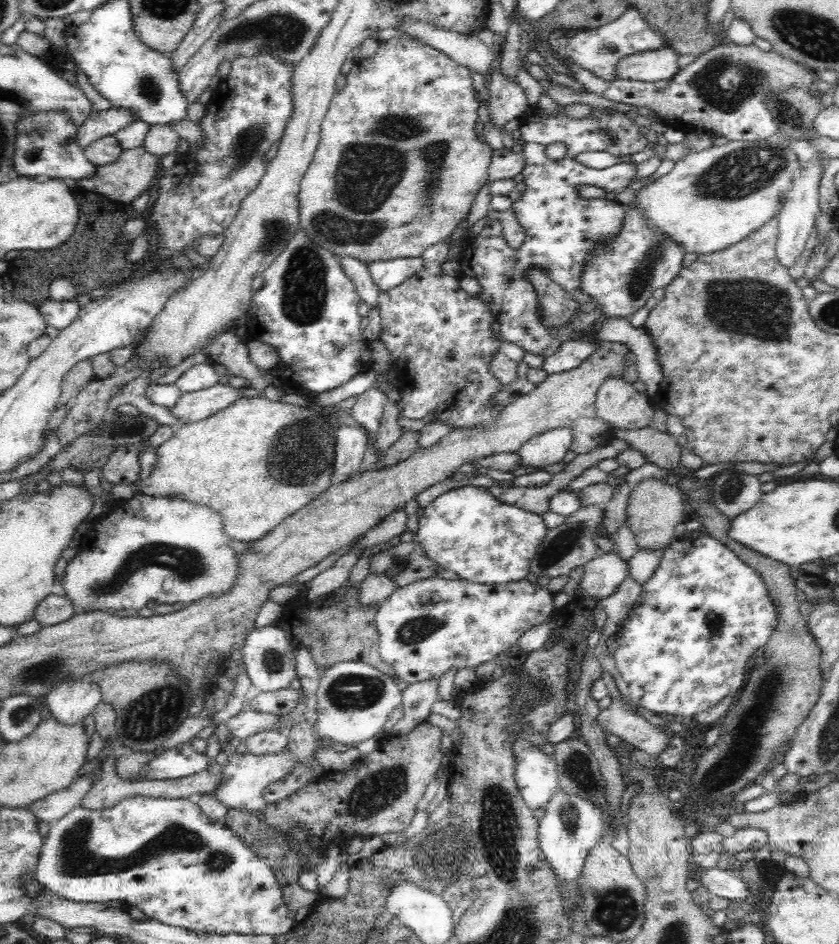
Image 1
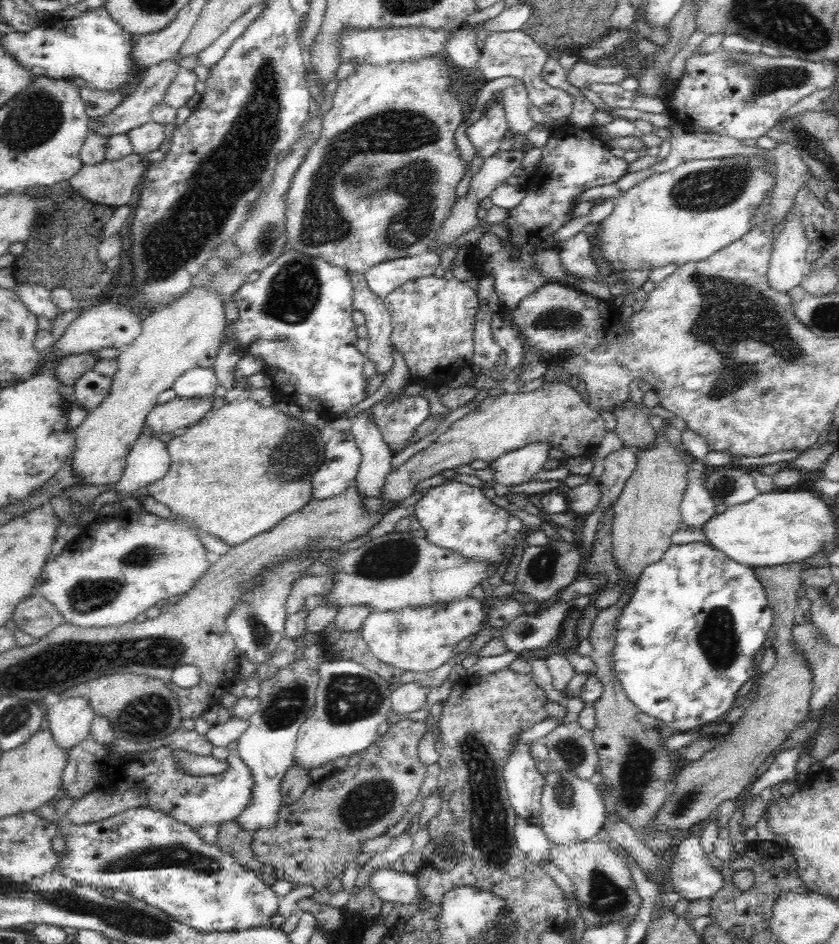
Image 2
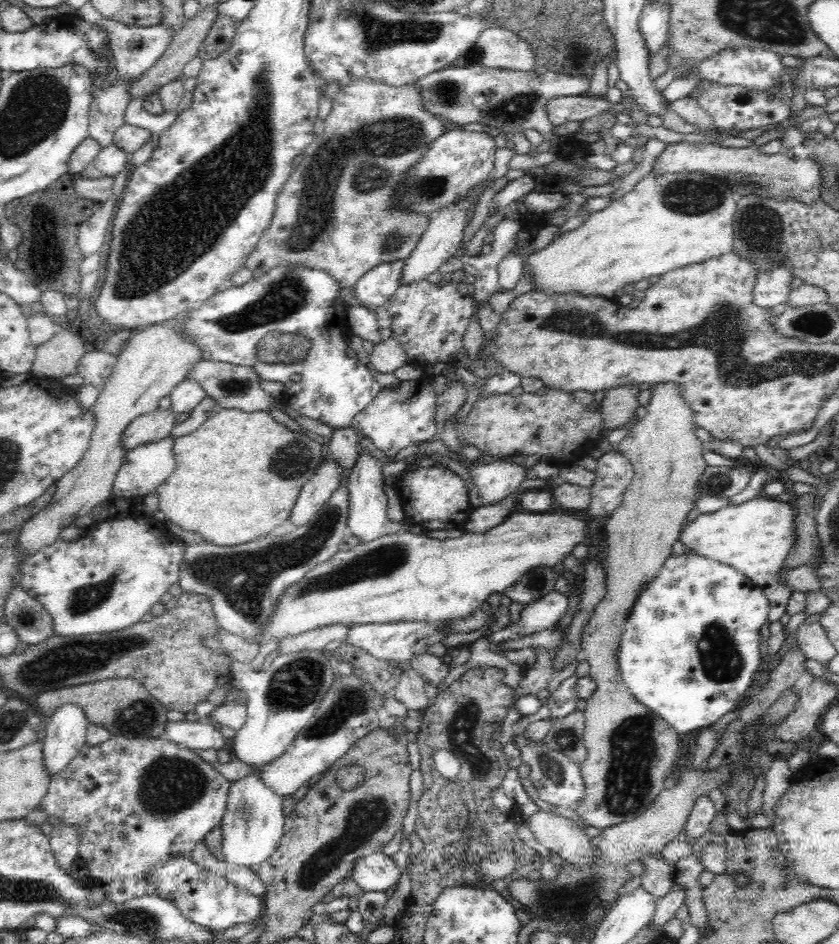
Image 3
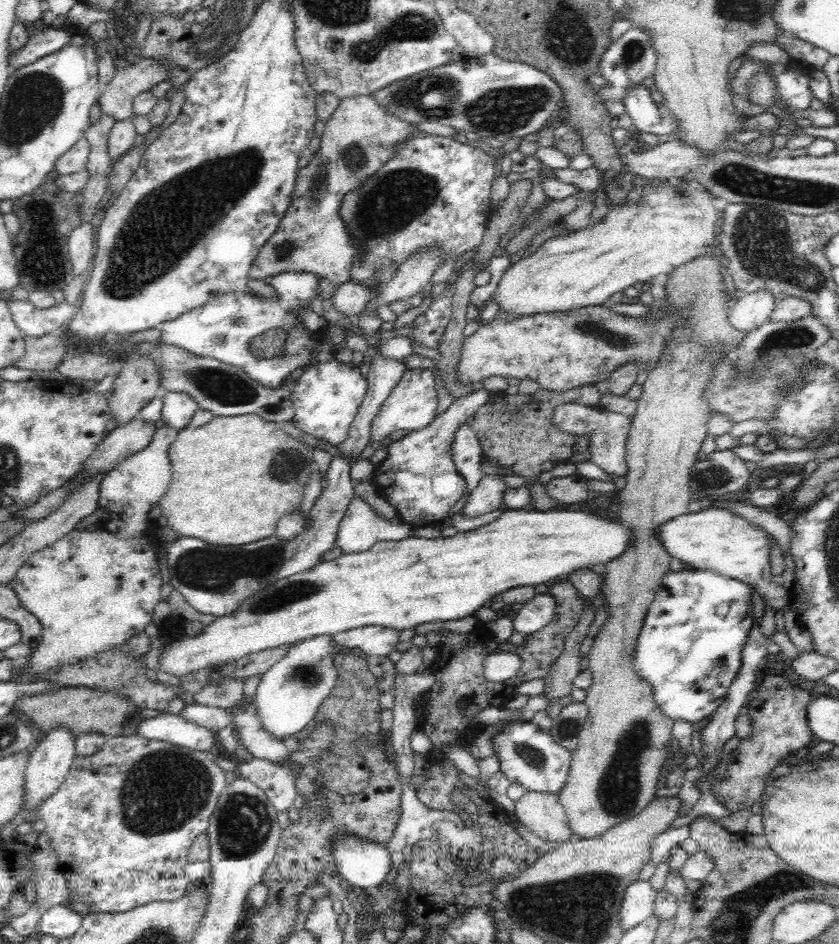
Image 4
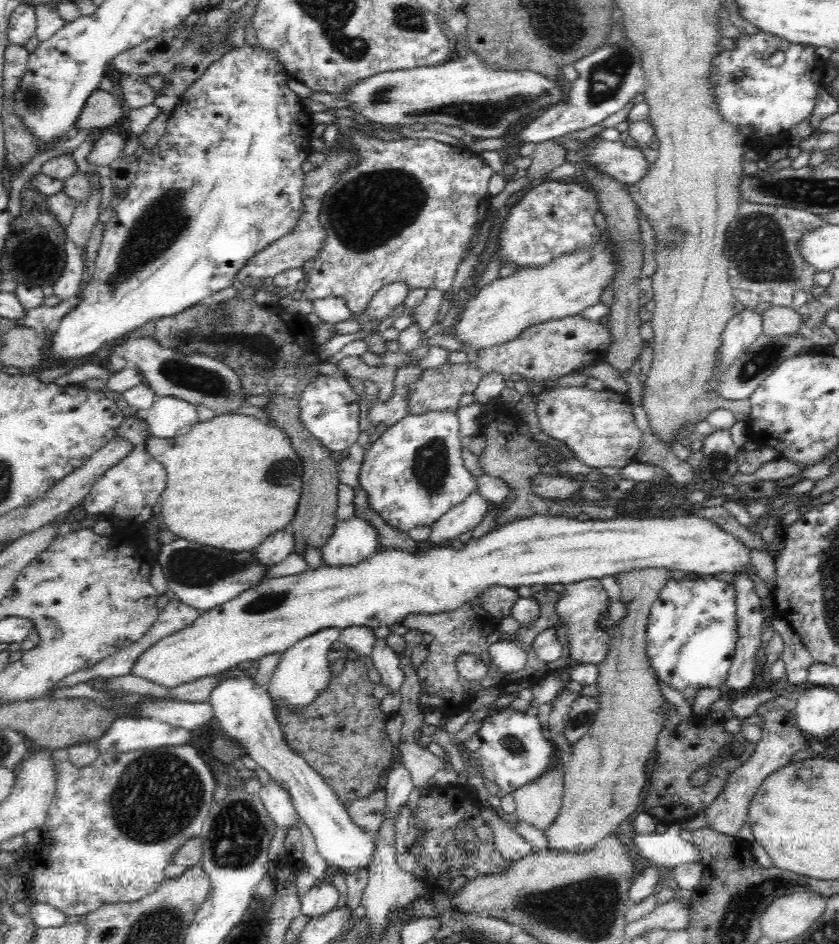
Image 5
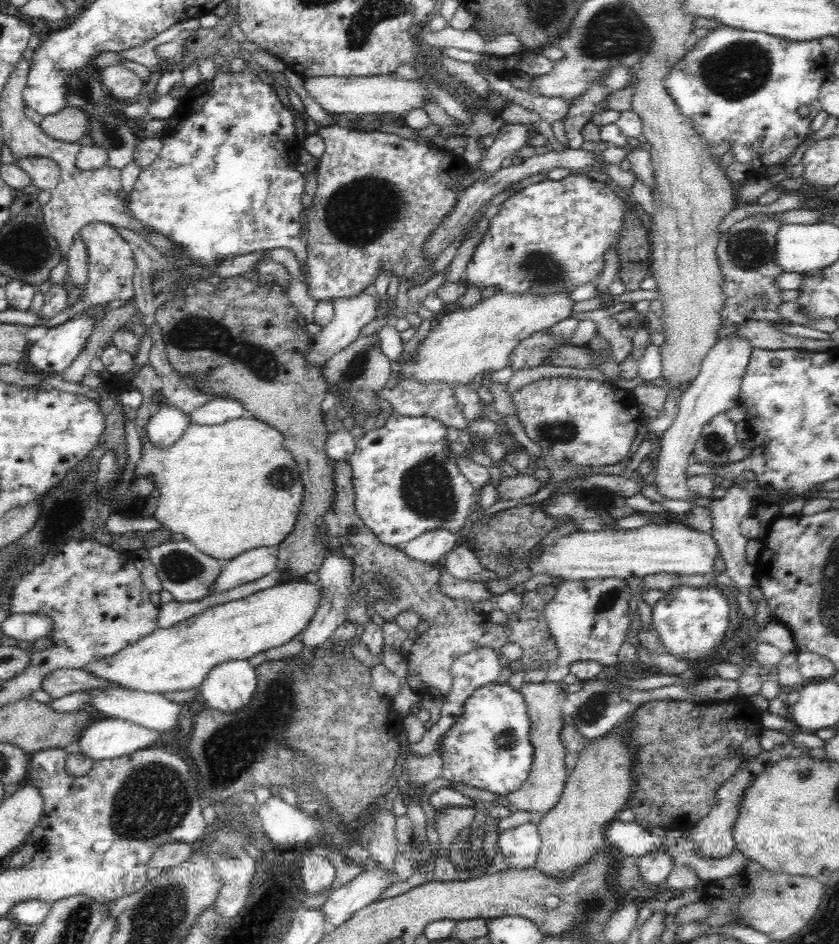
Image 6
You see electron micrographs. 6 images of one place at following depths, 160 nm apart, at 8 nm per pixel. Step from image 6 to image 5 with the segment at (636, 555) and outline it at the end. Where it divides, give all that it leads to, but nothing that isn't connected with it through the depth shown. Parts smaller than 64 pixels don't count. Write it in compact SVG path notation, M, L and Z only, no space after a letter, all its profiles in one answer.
M552 515L548 516L533 516L530 518L523 518L515 520L514 522L505 524L499 529L491 529L487 534L478 538L478 540L471 539L467 545L464 545L460 550L452 551L450 547L442 545L441 547L432 547L430 550L424 550L424 552L407 553L398 550L390 550L386 552L376 552L368 558L365 558L362 563L353 567L326 567L322 566L316 570L307 568L305 571L298 572L297 575L290 575L286 577L279 577L273 579L261 580L256 586L246 589L244 592L238 594L233 600L226 602L225 604L218 604L217 607L213 607L210 611L204 611L202 614L186 628L182 628L178 632L170 633L170 636L165 636L162 640L155 641L154 644L150 644L150 648L146 648L140 656L136 656L134 660L134 666L130 668L128 674L134 677L140 677L146 679L151 683L158 684L166 688L176 688L201 678L209 676L220 675L222 672L236 667L241 662L246 660L258 661L262 656L266 654L283 653L285 650L292 648L299 640L302 640L310 634L322 630L322 628L334 628L344 629L349 626L369 627L376 628L376 626L388 626L388 624L398 624L404 616L408 614L436 614L436 612L448 612L456 610L460 606L463 606L466 602L473 603L473 601L479 596L482 590L490 588L494 585L502 585L510 588L514 586L534 586L534 584L572 584L580 582L581 580L588 579L601 579L606 576L614 576L642 569L659 569L664 568L673 572L674 570L681 570L686 572L688 576L701 576L718 574L718 572L736 572L736 570L754 570L754 566L750 563L750 556L748 555L749 548L742 545L742 542L734 538L731 534L728 534L714 522L702 518L696 517L696 515L682 515L681 517L670 517L665 519L664 517L645 517L644 519L637 519L633 516L621 516L611 520L591 520L580 521L578 519L556 517Z

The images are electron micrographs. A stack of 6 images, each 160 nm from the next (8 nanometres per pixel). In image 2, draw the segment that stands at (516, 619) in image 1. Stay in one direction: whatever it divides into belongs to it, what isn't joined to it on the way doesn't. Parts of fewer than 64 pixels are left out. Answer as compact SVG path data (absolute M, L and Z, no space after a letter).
M466 598L454 604L434 604L430 608L404 608L404 610L368 613L359 629L360 636L366 641L372 654L384 664L410 672L428 672L436 670L448 660L454 647L464 638L478 634L482 630L482 622L488 620L490 626L496 628L494 636L508 622L512 622L523 607L516 600L489 600L486 609L482 608L474 598Z

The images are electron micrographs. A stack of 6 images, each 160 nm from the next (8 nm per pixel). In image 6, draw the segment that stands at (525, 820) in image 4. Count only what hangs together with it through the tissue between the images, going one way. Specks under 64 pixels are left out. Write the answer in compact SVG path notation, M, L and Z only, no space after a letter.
M545 680L538 683L524 681L521 684L519 691L526 701L527 712L531 720L529 737L534 756L528 780L525 780L516 792L504 795L514 810L536 813L542 818L557 804L562 795L568 775L564 764L565 746L561 741L561 730L565 725L562 705L570 694L567 688L568 685L560 680L558 682Z

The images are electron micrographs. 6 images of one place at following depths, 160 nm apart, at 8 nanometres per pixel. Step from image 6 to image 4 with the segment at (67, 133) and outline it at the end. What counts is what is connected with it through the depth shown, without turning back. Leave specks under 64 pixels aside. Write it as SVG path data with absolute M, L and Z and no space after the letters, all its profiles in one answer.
M142 58L132 66L116 69L115 76L106 85L106 90L99 93L97 103L101 114L114 118L116 122L131 118L134 96L138 96L144 90L150 91L154 84L158 84L162 80L166 80L166 71L164 71L164 65L160 65L160 61L156 61L156 59Z

